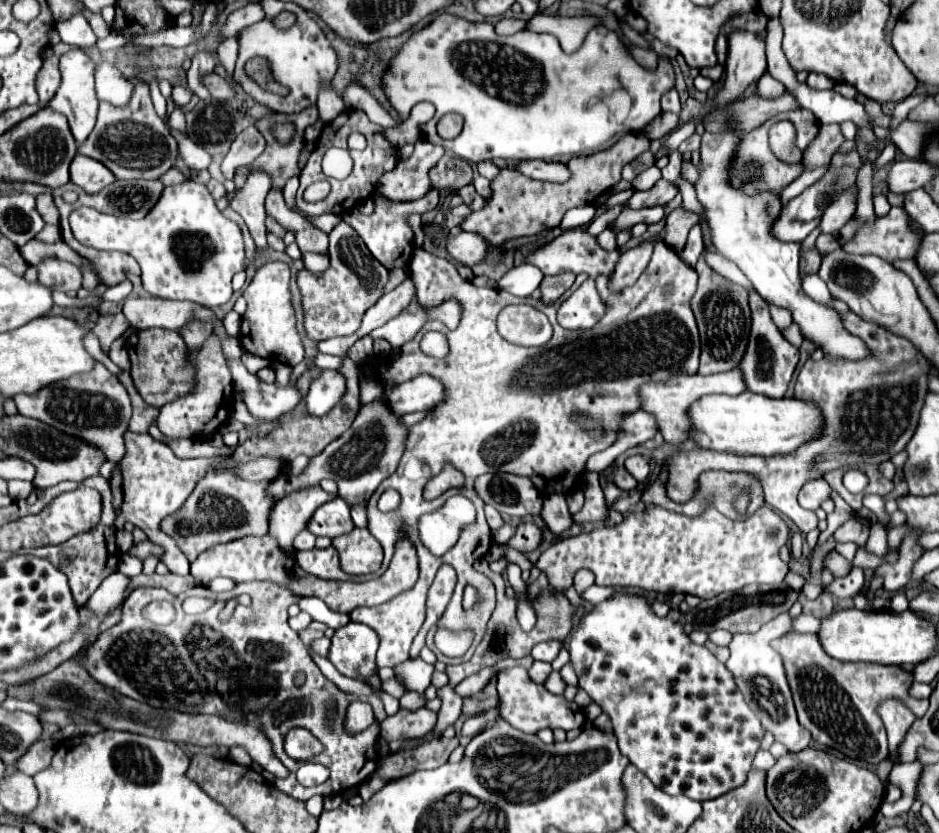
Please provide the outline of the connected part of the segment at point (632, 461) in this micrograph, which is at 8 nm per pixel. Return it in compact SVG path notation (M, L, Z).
M632 455L626 459L626 469L638 479L638 481L644 481L650 473L650 467L648 467L648 461L642 457L642 455Z

